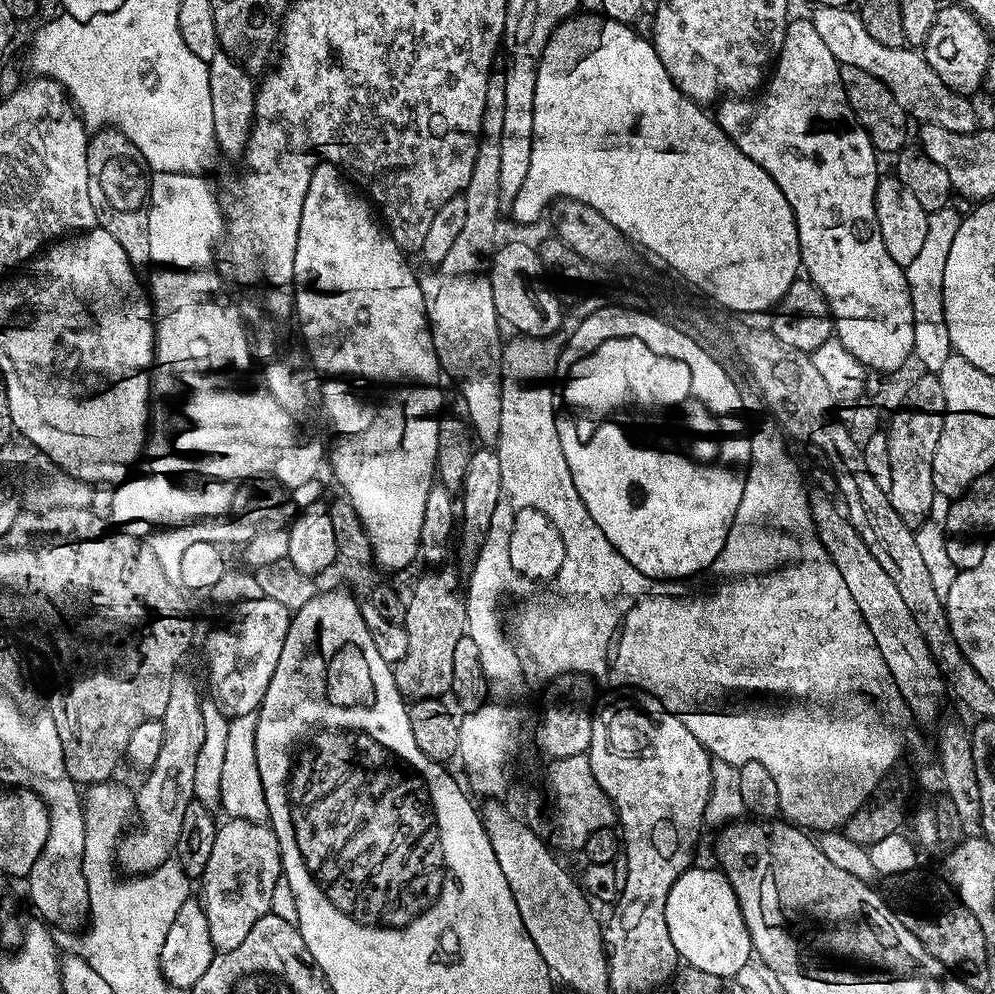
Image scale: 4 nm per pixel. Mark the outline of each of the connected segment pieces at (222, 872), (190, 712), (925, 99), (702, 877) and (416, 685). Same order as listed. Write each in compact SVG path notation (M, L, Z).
M225 821L217 827L214 850L199 881L199 895L217 952L234 950L254 930L254 922L271 913L274 890L282 878L280 842L271 827L258 821Z
M178 674L170 686L170 703L166 705L163 723L165 740L157 764L143 778L144 785L135 793L135 815L140 816L140 825L123 837L118 849L118 860L129 868L132 874L147 874L162 866L175 853L178 834L182 834L182 818L186 806L194 803L195 762L201 753L206 735L202 714L202 694L190 677Z
M817 5L814 8L814 14L811 13L810 19L812 25L818 31L822 42L829 47L830 54L832 54L840 65L856 66L860 70L865 70L866 73L872 74L878 78L887 89L890 90L894 98L898 101L904 113L909 119L916 121L920 124L930 124L945 127L946 130L951 130L954 133L966 134L977 131L979 127L976 110L969 97L962 96L956 91L950 90L942 78L934 70L930 69L929 64L926 62L924 55L921 51L914 49L910 46L905 47L892 47L885 46L882 42L875 41L870 37L866 31L866 26L863 25L859 13L852 8L838 8L838 7L822 7Z
M688 868L678 878L678 882L670 886L670 894L666 898L666 926L670 930L670 942L674 942L674 950L687 967L706 970L706 974L736 978L747 966L748 959L753 959L752 943L730 882L723 872L712 868Z
M448 566L428 570L416 584L406 602L406 618L403 622L406 630L408 650L400 663L395 665L396 685L405 701L438 700L447 697L454 682L454 648L466 634L468 626L468 605L462 580Z

